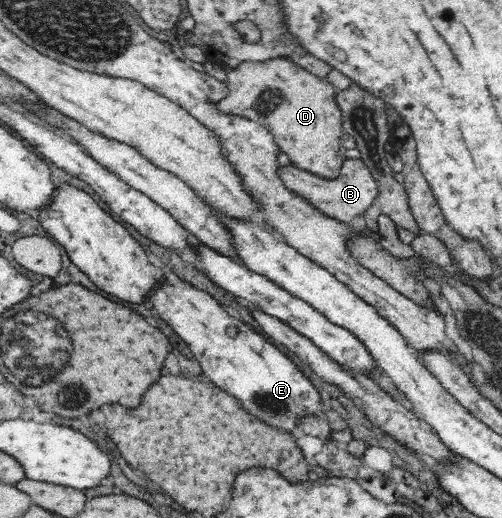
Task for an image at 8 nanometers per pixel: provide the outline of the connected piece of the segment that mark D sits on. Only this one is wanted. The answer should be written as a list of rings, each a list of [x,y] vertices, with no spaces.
[[[275,57],[263,62],[239,63],[227,73],[224,82],[229,92],[219,103],[220,112],[242,116],[266,126],[275,137],[275,143],[280,147],[280,151],[288,155],[292,165],[322,178],[335,178],[340,173],[343,161],[338,153],[340,153],[341,135],[344,133],[343,119],[341,109],[335,100],[337,92],[327,78],[308,72],[290,58]]]

